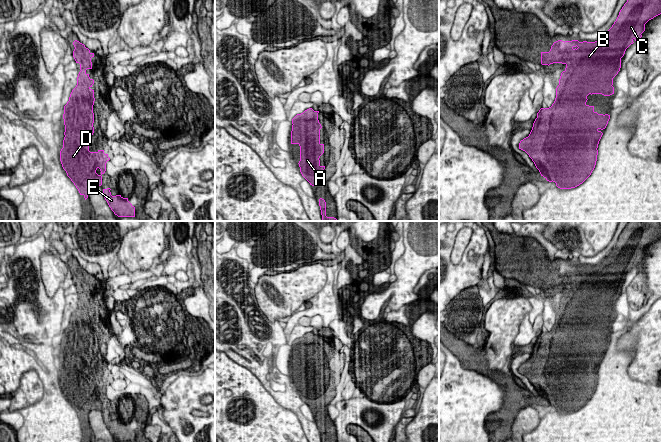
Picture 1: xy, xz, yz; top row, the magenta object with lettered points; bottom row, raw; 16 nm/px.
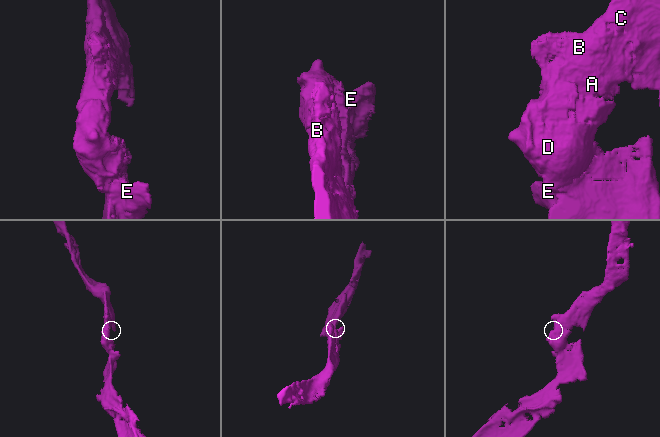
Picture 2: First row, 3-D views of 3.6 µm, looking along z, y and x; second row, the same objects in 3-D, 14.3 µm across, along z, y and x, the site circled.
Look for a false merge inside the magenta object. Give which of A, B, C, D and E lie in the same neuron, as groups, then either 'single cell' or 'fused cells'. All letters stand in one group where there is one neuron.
A B C D E | single cell

